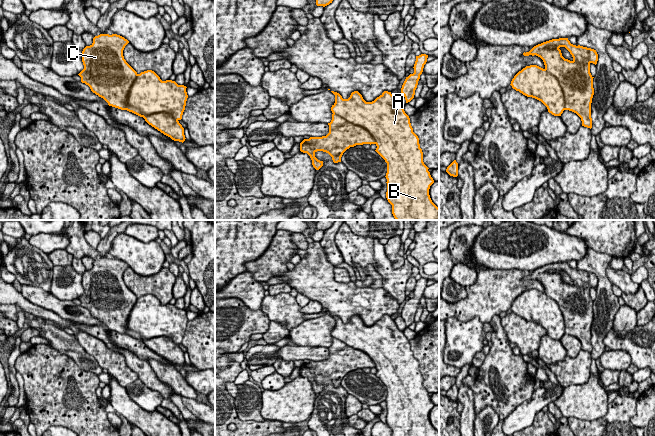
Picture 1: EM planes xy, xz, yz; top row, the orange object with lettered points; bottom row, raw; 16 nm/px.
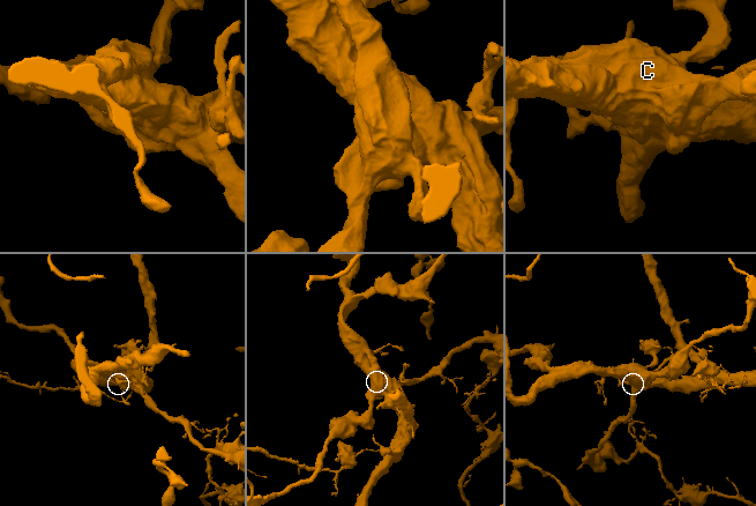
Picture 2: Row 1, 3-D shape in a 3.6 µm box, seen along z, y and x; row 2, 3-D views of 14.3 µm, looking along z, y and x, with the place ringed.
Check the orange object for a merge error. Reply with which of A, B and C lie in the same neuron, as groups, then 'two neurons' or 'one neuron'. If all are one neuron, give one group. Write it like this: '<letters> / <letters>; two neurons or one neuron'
A B C; one neuron

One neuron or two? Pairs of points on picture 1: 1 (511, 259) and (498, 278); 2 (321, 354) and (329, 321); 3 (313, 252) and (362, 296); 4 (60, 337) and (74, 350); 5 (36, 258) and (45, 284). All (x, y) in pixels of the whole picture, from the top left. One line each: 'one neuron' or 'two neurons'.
1: two neurons
2: two neurons
3: one neuron
4: one neuron
5: one neuron

